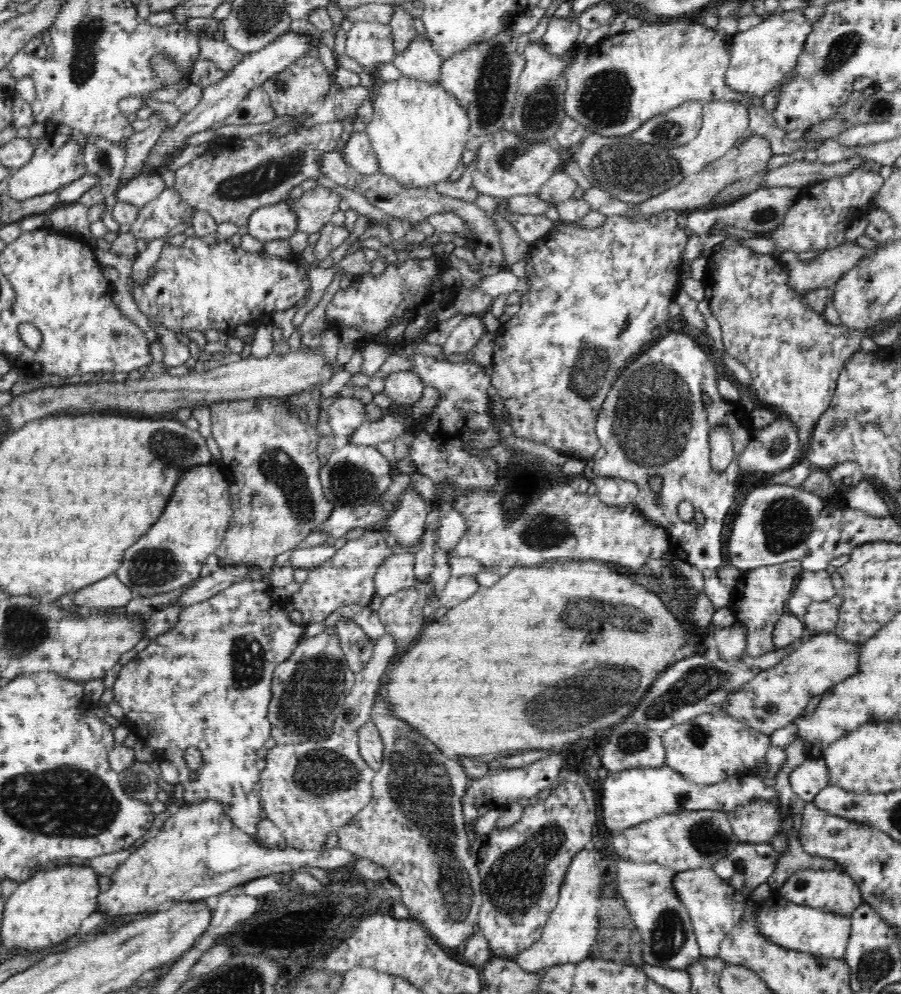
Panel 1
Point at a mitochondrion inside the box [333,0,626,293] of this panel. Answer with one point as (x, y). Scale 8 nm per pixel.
(492, 84)

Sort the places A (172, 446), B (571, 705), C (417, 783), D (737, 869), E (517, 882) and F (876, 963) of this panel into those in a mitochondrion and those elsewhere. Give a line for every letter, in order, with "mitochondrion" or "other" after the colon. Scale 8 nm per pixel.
A: mitochondrion
B: mitochondrion
C: mitochondrion
D: mitochondrion
E: mitochondrion
F: mitochondrion

